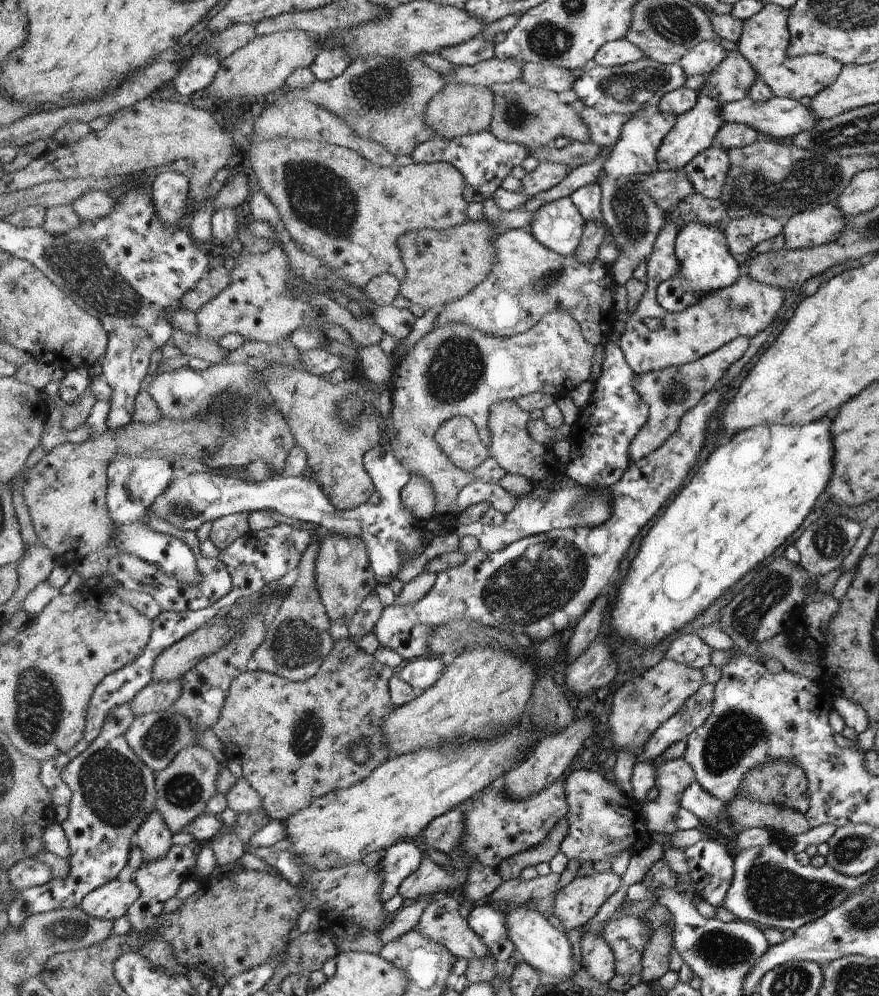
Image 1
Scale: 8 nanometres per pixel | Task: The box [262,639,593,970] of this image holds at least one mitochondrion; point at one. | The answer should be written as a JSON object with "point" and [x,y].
{"point":[308,728]}

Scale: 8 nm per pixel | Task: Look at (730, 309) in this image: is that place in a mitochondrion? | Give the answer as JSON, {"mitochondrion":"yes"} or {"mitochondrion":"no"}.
{"mitochondrion":"yes"}

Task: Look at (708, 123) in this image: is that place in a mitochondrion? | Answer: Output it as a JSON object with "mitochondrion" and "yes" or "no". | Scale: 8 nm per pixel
{"mitochondrion":"no"}

